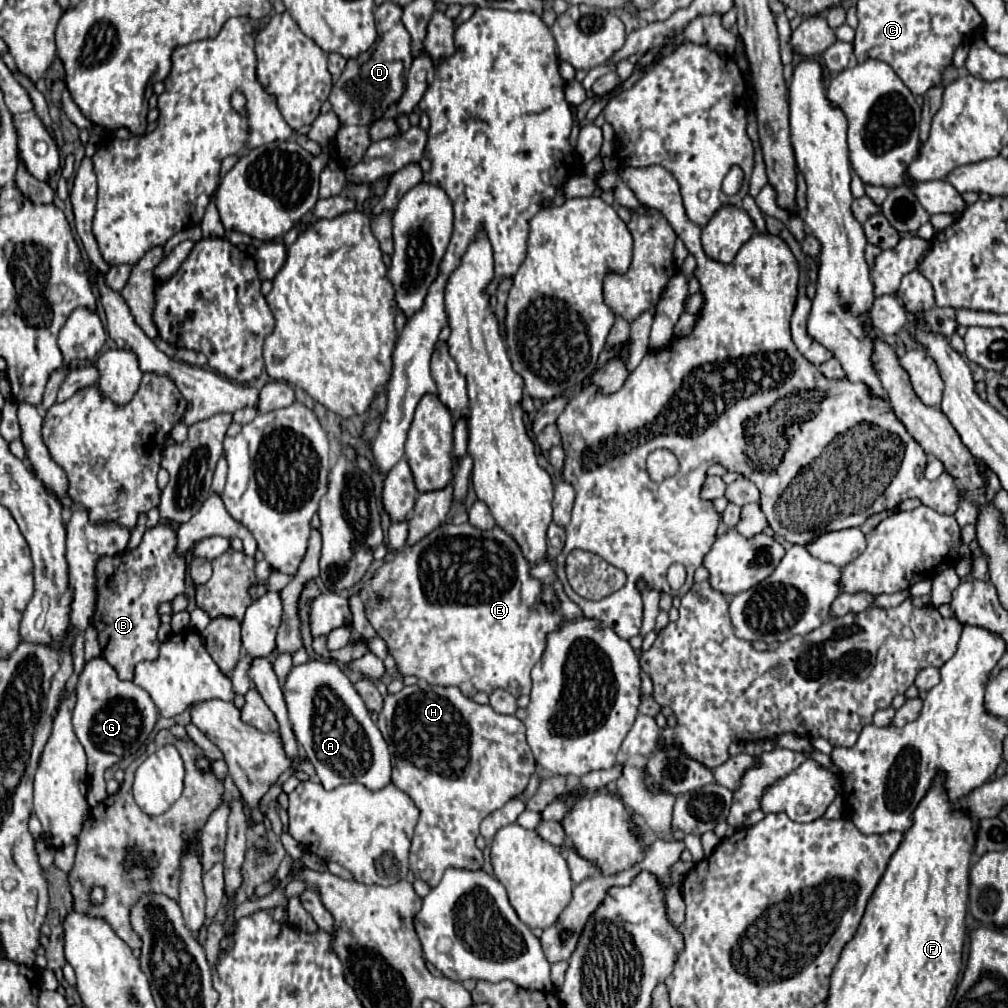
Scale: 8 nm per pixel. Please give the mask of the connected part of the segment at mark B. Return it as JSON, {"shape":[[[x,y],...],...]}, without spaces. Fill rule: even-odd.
{"shape":[[[158,524],[144,532],[142,544],[134,552],[122,552],[98,560],[98,606],[92,624],[98,630],[102,656],[118,670],[122,680],[132,680],[132,670],[140,660],[158,656],[158,604],[170,602],[184,592],[186,560],[174,558],[174,534],[170,524]]]}

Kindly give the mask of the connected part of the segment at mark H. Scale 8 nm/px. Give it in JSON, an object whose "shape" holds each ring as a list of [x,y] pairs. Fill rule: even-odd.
{"shape":[[[426,682],[406,686],[398,694],[388,694],[376,724],[392,752],[392,782],[406,792],[420,810],[410,848],[410,870],[414,876],[434,888],[448,868],[480,870],[482,852],[474,844],[480,822],[508,800],[520,796],[536,770],[532,750],[526,744],[524,724],[516,716],[504,716],[490,706],[472,702],[458,688],[430,686]]]}

